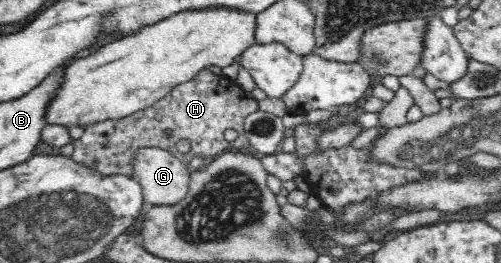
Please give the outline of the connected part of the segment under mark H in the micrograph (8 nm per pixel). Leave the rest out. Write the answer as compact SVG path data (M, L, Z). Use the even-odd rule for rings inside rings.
M208 68L202 69L194 79L178 84L174 89L146 109L137 111L124 119L106 120L85 129L84 135L73 141L74 152L71 155L76 163L88 166L105 176L125 175L134 177L133 159L140 148L158 147L178 156L182 163L188 165L193 158L202 158L205 162L218 157L222 152L250 151L244 128L245 119L258 111L258 100L251 92L224 74L216 74ZM228 129L238 132L238 138L227 141L224 133ZM188 139L190 152L178 154L176 143Z

